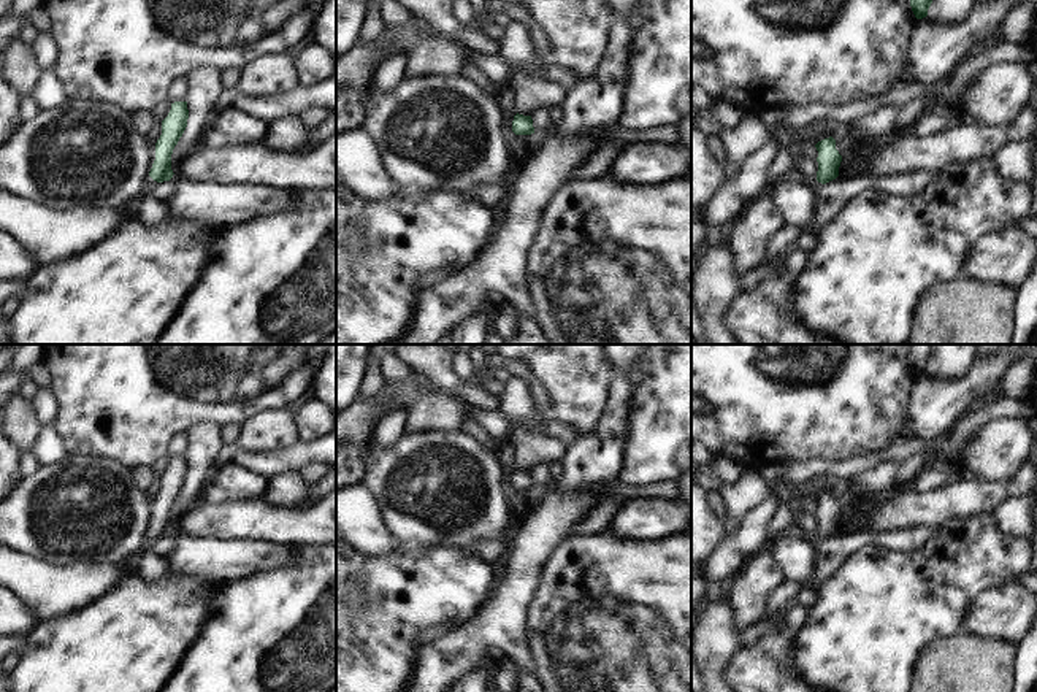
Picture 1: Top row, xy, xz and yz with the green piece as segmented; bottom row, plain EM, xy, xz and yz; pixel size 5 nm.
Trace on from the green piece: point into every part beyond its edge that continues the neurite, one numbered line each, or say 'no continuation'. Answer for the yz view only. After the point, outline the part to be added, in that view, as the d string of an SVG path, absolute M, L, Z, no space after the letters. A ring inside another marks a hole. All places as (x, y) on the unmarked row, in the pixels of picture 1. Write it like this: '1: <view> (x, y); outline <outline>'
1: yz (844, 502); outline M837 495L836 505L840 511L845 511L847 508L853 506L858 502L858 497L855 495Z

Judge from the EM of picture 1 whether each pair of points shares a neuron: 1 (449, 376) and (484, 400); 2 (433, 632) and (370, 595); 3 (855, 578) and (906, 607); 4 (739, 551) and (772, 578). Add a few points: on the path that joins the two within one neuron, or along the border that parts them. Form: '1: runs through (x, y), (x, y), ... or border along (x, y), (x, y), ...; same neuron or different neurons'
1: runs through (457, 384), (466, 394), (476, 397); same neuron
2: border along (462, 622), (430, 624), (413, 648); different neurons
3: runs through (868, 591), (883, 607), (893, 607); same neuron
4: border along (769, 545), (755, 553), (727, 586); different neurons

